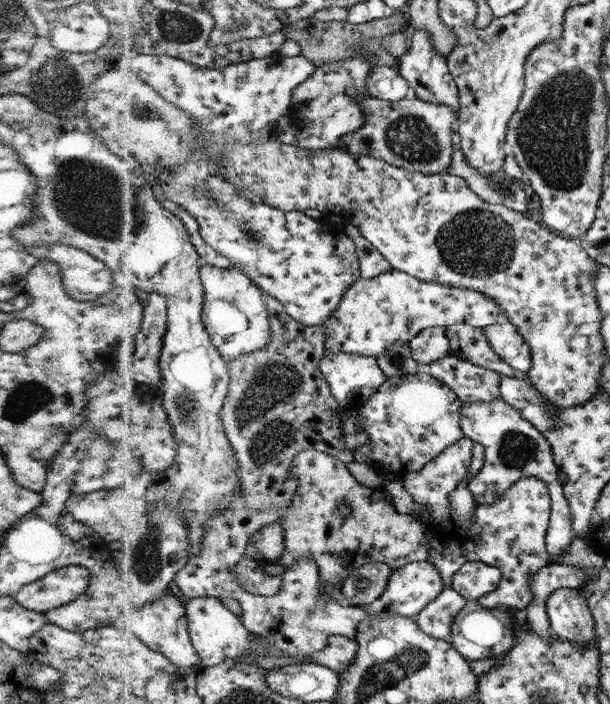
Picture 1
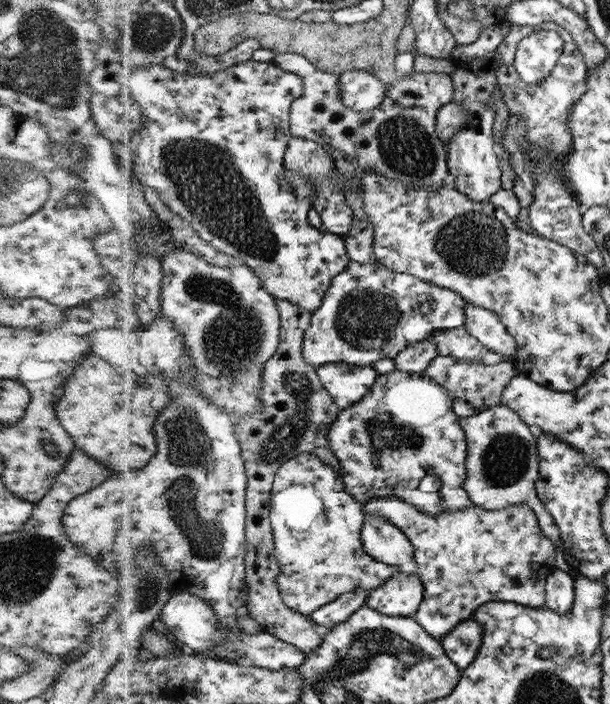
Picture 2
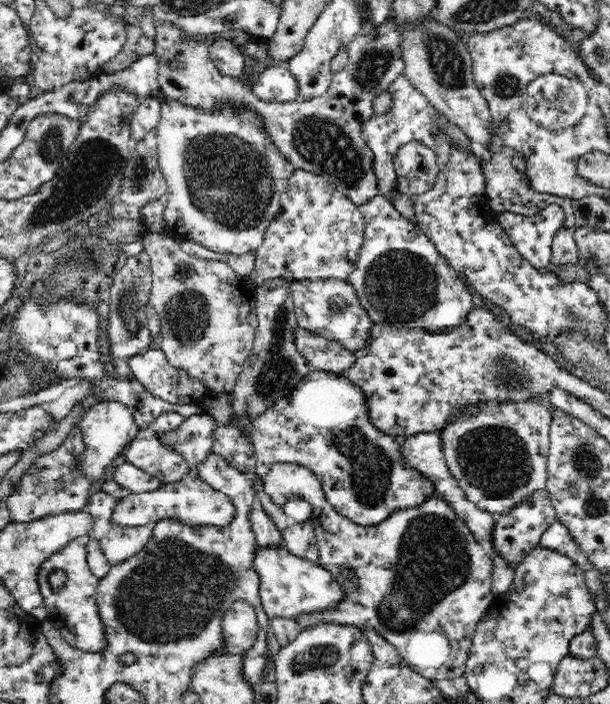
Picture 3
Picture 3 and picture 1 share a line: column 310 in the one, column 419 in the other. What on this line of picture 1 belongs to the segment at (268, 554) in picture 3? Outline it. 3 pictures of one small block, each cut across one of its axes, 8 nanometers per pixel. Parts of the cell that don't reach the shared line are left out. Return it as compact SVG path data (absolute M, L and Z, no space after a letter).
M426 560L411 562L404 567L394 570L389 576L383 592L371 604L371 608L377 611L384 609L387 614L414 618L423 610L444 588L440 573Z

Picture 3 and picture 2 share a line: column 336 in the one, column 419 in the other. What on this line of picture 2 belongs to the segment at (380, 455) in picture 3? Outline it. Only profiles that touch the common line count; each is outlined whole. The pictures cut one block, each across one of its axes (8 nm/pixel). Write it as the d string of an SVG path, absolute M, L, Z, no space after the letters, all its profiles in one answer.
M393 369L382 375L377 375L369 392L360 400L345 410L341 409L337 420L328 432L331 440L330 450L340 463L340 475L344 477L345 488L356 500L363 504L373 498L393 496L389 490L417 490L417 484L423 476L437 476L441 480L441 494L395 494L408 501L420 512L441 514L445 510L461 510L472 506L468 493L462 484L466 475L467 440L459 426L458 417L452 410L452 397L447 390L437 384L432 377L421 372L401 372Z

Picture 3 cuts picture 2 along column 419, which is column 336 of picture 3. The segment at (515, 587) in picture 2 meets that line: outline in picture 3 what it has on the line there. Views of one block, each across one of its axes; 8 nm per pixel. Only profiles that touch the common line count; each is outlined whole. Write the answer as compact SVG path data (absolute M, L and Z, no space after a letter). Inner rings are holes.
M274 462L271 464L270 470L266 476L261 477L263 480L263 491L268 494L270 502L272 504L278 504L283 506L288 502L288 499L292 496L303 498L306 502L312 505L313 512L311 513L310 520L313 523L314 528L318 531L316 536L317 548L320 551L320 560L318 563L322 568L328 569L334 577L337 579L337 583L341 585L341 592L344 592L344 599L341 600L338 607L331 610L325 610L324 612L307 613L306 615L298 615L292 617L292 621L296 621L300 628L306 629L307 627L318 626L318 624L338 624L342 626L357 626L362 632L370 631L376 633L376 635L386 640L386 643L392 644L396 651L408 664L411 670L414 670L420 677L428 679L430 682L434 680L454 680L462 679L465 675L466 659L470 654L470 646L472 646L472 640L474 639L479 621L485 616L487 609L494 602L494 596L492 590L492 562L491 552L482 547L482 544L477 540L476 536L469 529L460 517L456 515L448 501L441 495L436 495L424 503L419 504L417 507L405 508L405 510L398 510L392 512L386 520L382 523L375 525L360 525L356 521L350 520L348 517L342 516L338 513L332 504L326 498L325 492L322 488L322 483L318 480L318 477L308 467L303 467L294 463L280 463ZM340 570L349 570L349 580L351 580L351 587L346 587L344 583L344 577Z

